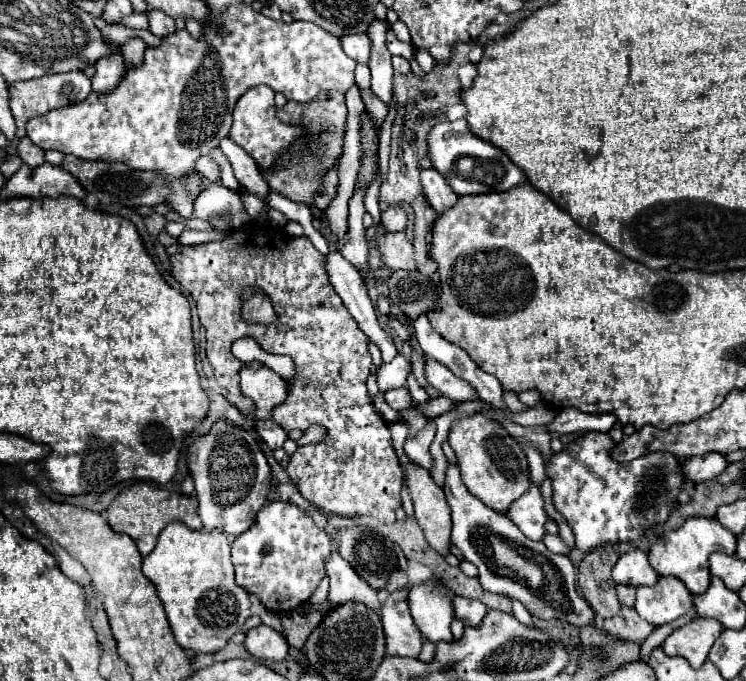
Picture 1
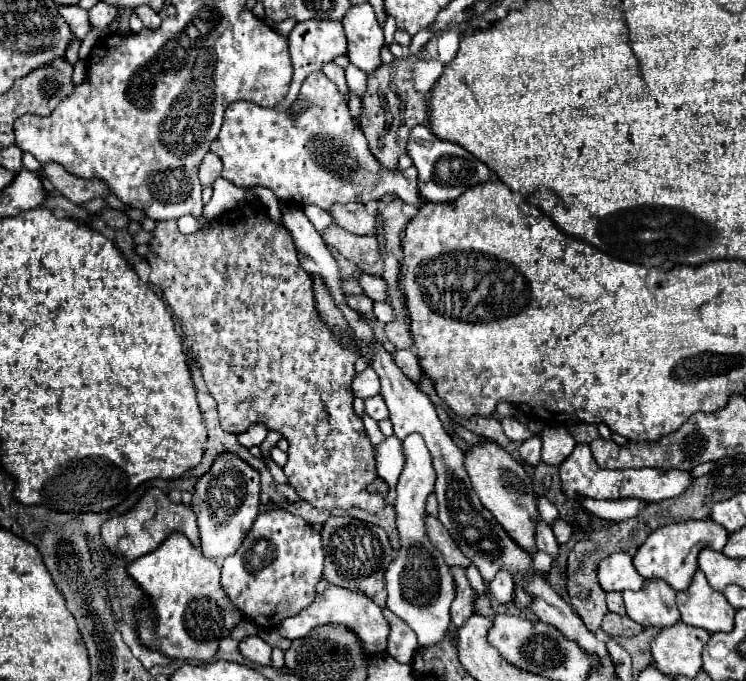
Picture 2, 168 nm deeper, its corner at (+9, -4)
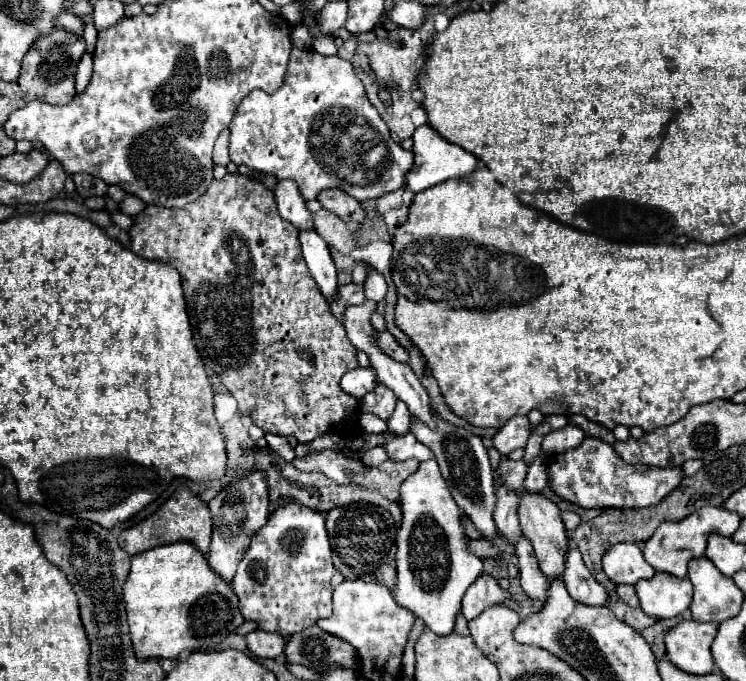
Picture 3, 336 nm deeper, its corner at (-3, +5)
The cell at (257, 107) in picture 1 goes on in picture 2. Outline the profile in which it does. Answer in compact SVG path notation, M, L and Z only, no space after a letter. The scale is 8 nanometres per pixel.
M322 70L312 72L298 94L300 102L308 102L304 110L296 112L294 116L288 110L276 110L276 108L260 108L254 102L232 102L224 114L222 130L218 132L216 140L212 142L210 150L220 156L224 168L222 178L230 180L236 186L252 188L252 186L264 186L270 188L278 200L294 200L300 206L314 204L322 210L328 210L332 204L340 202L360 202L366 204L370 200L382 200L384 196L398 196L402 202L408 204L424 204L424 200L418 196L418 176L416 168L410 166L406 172L388 172L376 162L374 154L368 148L368 140L362 132L362 126L354 122L348 102L340 94L338 86L326 78Z

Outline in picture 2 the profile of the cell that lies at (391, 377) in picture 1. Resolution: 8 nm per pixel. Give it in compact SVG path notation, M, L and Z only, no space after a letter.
M368 366L364 372L358 372L350 384L350 390L354 394L354 398L370 398L370 396L376 396L380 394L380 380L376 376L376 372Z

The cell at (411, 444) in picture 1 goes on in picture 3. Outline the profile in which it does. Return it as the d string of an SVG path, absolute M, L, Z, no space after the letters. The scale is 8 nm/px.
M436 459L422 461L418 471L402 483L400 507L404 517L396 535L398 583L394 601L420 617L436 635L450 635L466 589L482 573L482 559L476 559L466 549L466 535L460 525L462 511L452 499Z

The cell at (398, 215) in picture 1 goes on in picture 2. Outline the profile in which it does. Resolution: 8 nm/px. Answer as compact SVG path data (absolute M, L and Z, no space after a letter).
M344 204L344 206L332 206L328 210L334 224L352 232L352 234L374 234L376 230L376 218L366 214L362 204Z

